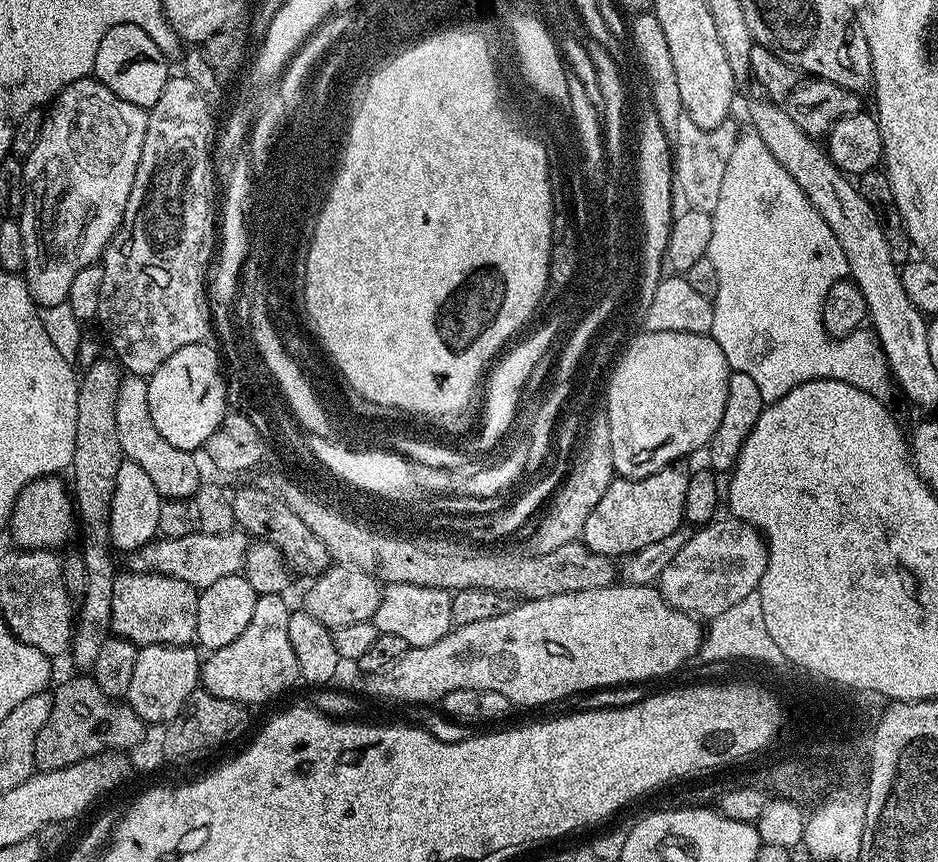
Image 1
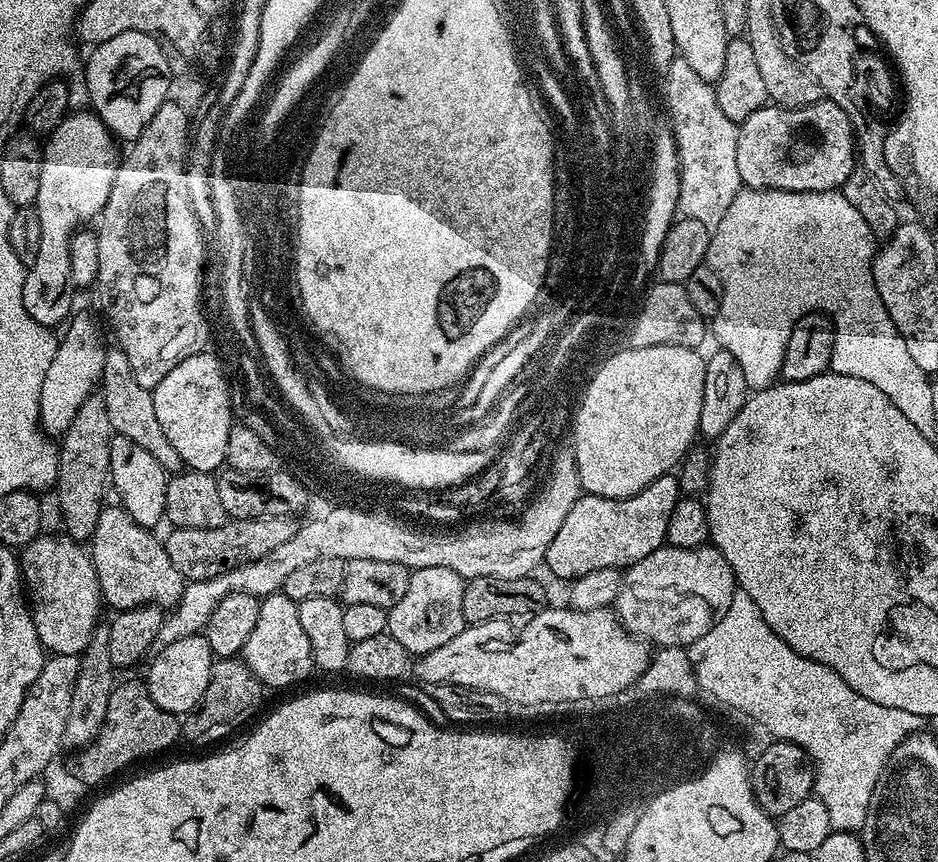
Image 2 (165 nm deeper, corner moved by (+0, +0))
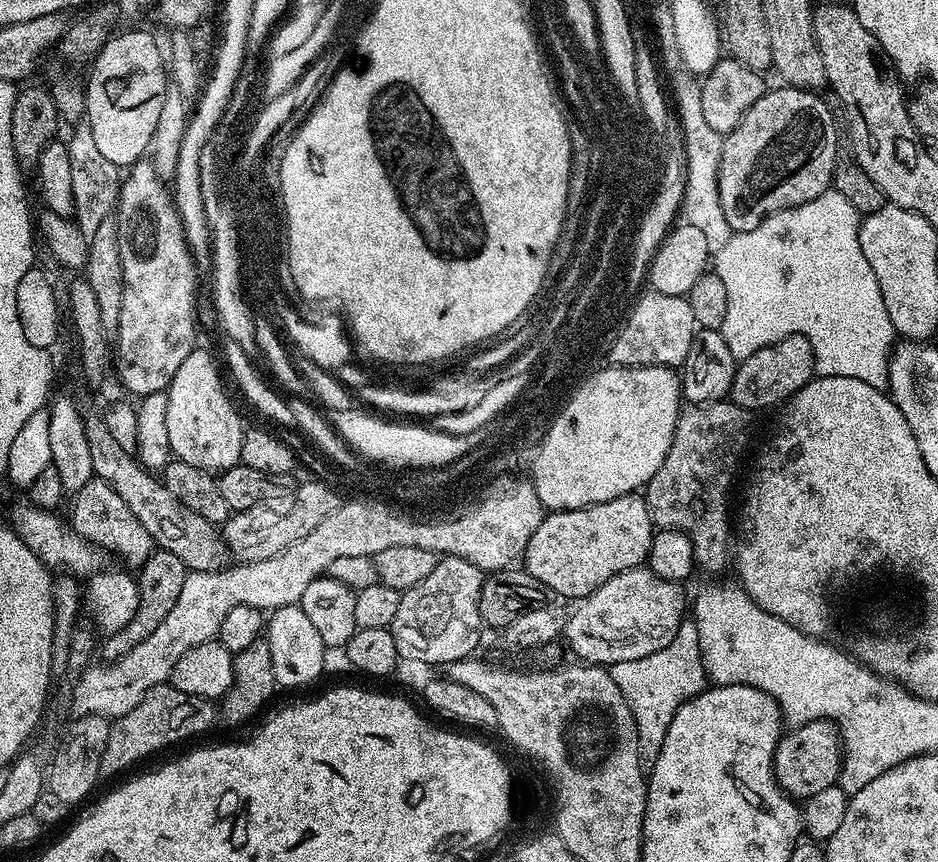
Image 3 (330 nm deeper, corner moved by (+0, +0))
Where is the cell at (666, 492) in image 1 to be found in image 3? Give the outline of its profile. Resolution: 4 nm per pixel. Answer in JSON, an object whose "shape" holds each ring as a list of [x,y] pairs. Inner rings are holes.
{"shape":[[[640,494],[619,496],[610,502],[591,504],[585,508],[552,510],[545,515],[538,530],[534,530],[534,538],[530,538],[522,557],[522,568],[534,578],[538,578],[538,582],[542,582],[542,586],[548,589],[549,593],[579,602],[585,596],[591,596],[594,590],[598,590],[598,586],[610,582],[610,578],[631,568],[641,567],[647,561],[653,535],[654,525],[648,502]]]}

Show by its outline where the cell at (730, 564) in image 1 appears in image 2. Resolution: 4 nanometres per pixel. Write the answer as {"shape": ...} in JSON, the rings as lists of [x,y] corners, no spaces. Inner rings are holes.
{"shape":[[[665,546],[654,550],[654,554],[646,554],[637,564],[631,564],[623,573],[621,590],[616,596],[614,611],[624,629],[632,636],[660,648],[687,648],[714,622],[726,614],[732,596],[738,591],[736,576],[730,570],[730,562],[718,548],[705,546],[702,548],[673,548]]]}

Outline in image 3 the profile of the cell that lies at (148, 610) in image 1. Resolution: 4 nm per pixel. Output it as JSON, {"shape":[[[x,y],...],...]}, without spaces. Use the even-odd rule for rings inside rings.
{"shape":[[[93,478],[86,482],[86,486],[78,490],[71,497],[72,517],[70,523],[79,536],[86,538],[92,544],[104,549],[105,553],[117,556],[123,567],[128,570],[139,570],[150,558],[154,545],[150,534],[146,534],[146,526],[134,518],[134,513],[118,494],[106,482]]]}

